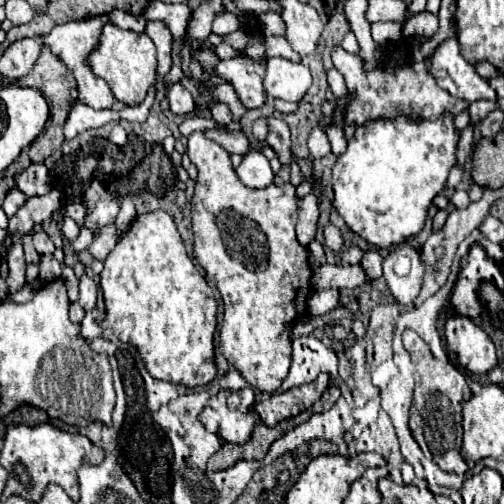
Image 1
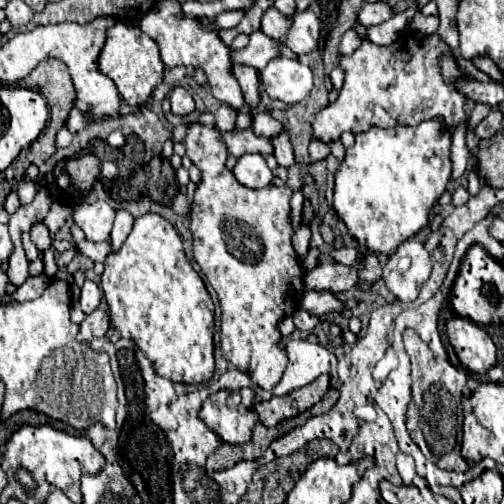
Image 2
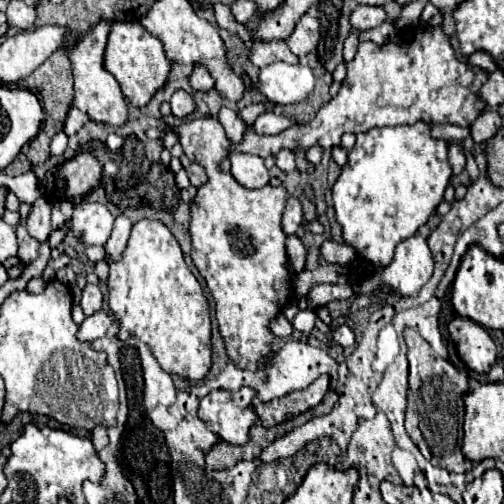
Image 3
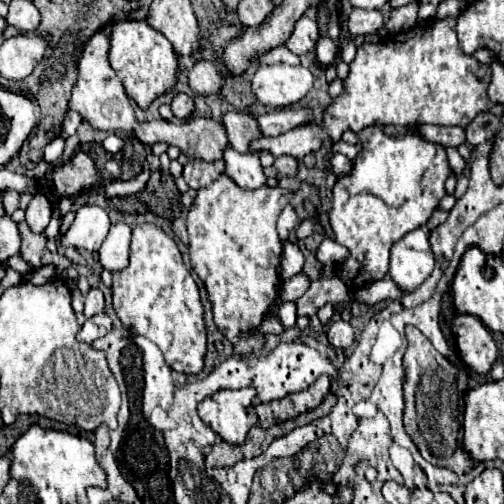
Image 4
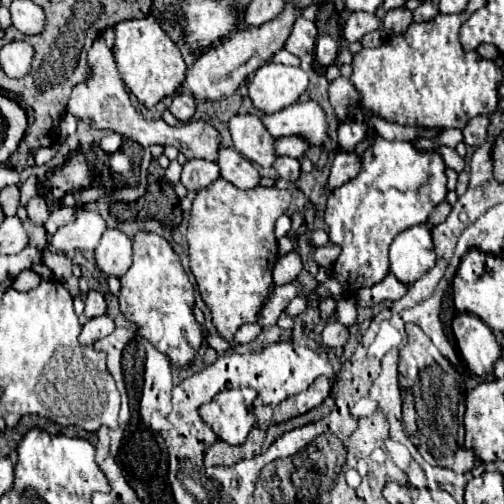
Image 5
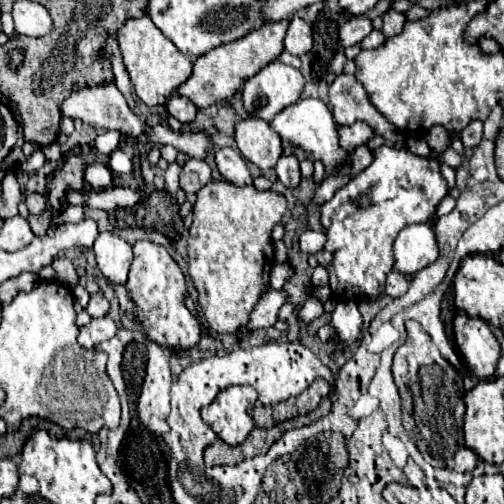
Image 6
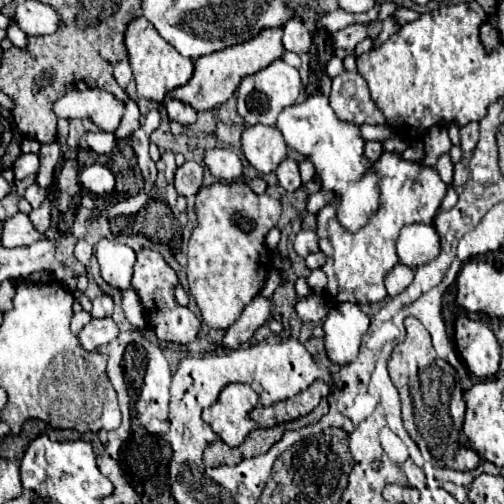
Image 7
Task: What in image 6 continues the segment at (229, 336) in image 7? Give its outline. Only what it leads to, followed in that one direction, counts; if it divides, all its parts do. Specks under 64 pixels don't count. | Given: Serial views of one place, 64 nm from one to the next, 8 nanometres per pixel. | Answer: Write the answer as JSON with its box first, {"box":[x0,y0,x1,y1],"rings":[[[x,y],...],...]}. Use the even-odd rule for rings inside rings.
{"box":[236,290,286,340],"rings":[[[268,290],[262,294],[262,298],[256,302],[254,310],[250,312],[250,318],[246,324],[242,324],[236,332],[236,340],[244,340],[248,334],[252,334],[258,328],[268,328],[276,322],[278,310],[286,304],[286,294],[282,290]]]}

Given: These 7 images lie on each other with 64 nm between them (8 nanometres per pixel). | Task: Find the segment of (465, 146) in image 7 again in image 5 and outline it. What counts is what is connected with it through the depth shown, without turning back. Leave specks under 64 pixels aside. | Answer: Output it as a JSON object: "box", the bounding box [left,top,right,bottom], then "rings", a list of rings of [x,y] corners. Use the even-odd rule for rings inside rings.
{"box":[462,116,488,146],"rings":[[[476,116],[472,118],[466,128],[462,130],[464,134],[464,144],[466,146],[480,146],[486,140],[486,128],[488,128],[488,116]]]}

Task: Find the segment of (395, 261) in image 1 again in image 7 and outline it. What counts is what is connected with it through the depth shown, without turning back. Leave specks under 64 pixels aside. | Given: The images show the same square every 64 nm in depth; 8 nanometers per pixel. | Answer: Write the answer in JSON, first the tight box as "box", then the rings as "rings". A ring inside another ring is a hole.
{"box":[396,224,440,268],"rings":[[[410,224],[402,228],[396,250],[402,264],[418,268],[438,256],[440,238],[432,224]]]}

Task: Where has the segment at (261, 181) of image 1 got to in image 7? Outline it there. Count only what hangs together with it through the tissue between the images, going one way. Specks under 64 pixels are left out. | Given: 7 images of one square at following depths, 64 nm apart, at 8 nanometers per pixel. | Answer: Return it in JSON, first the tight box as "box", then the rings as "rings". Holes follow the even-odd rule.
{"box":[204,148,242,182],"rings":[[[214,148],[204,152],[204,166],[216,180],[232,182],[234,178],[242,176],[242,164],[234,150],[230,148]]]}

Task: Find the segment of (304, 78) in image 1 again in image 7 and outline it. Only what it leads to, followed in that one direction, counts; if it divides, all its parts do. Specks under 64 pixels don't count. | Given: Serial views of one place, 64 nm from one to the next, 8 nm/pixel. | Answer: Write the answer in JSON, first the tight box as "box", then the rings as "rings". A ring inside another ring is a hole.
{"box":[236,60,304,126],"rings":[[[274,60],[270,66],[258,70],[256,74],[244,76],[238,88],[238,96],[236,96],[236,108],[240,118],[246,122],[246,126],[252,124],[264,124],[264,126],[274,126],[278,114],[296,104],[300,92],[303,92],[304,86],[300,82],[300,74],[296,68],[288,66],[284,60]]]}

